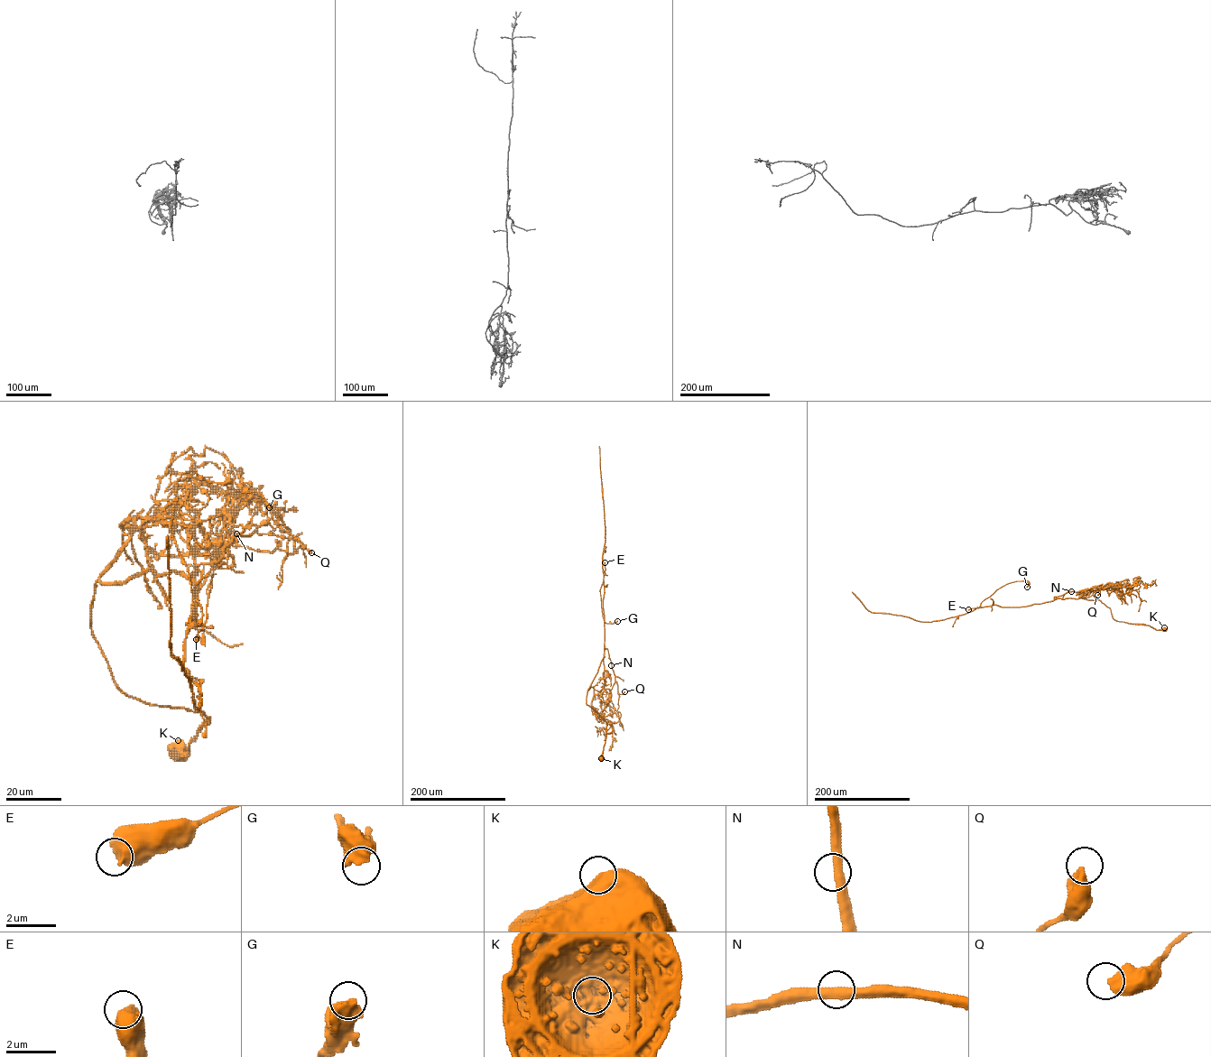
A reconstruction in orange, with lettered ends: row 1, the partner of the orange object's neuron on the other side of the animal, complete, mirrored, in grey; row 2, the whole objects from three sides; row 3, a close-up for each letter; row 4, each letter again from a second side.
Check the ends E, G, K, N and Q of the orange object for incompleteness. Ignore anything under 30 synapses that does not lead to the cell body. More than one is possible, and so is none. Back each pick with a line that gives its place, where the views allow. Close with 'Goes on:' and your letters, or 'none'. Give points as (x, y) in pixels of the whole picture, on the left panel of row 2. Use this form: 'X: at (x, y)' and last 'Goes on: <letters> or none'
Goes on: none

